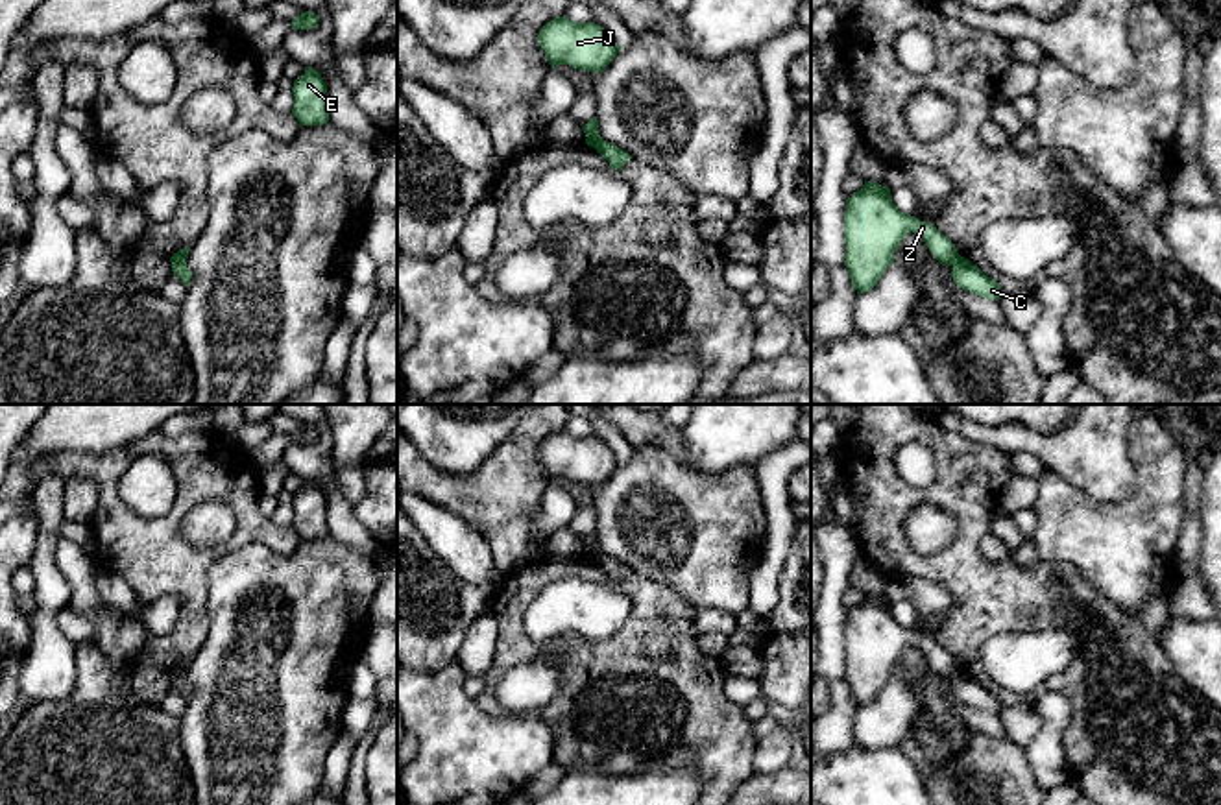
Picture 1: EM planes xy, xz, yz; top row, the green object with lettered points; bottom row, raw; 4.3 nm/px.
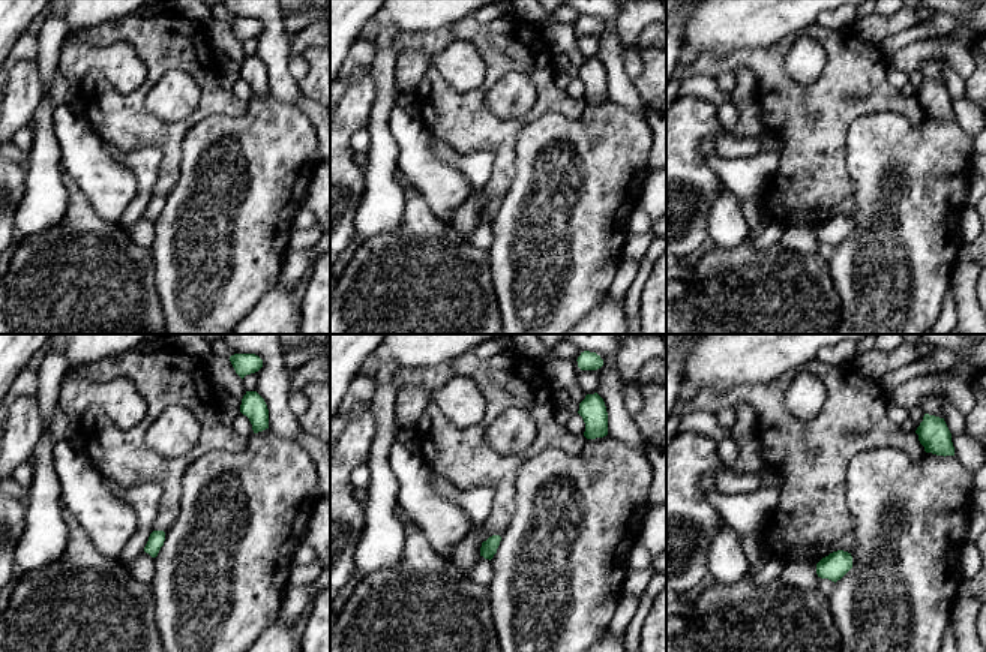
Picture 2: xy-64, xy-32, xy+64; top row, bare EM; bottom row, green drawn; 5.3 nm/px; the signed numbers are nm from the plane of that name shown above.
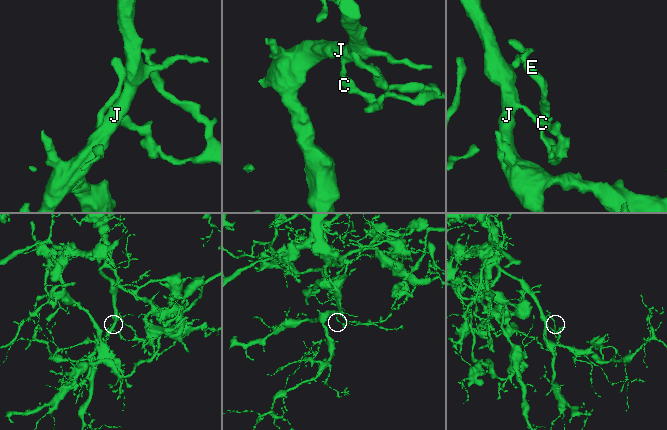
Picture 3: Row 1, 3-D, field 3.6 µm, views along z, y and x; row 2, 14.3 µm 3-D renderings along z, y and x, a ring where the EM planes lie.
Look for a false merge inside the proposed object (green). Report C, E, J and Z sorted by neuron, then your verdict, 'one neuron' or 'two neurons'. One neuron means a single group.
groups C E / J Z; two neurons

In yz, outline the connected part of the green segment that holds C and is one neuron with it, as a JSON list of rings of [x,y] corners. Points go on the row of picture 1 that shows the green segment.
[[[961,257],[953,264],[951,277],[959,288],[970,294],[996,301],[999,301],[1005,295],[1001,286],[992,277],[985,275],[975,264],[972,264],[964,257]]]

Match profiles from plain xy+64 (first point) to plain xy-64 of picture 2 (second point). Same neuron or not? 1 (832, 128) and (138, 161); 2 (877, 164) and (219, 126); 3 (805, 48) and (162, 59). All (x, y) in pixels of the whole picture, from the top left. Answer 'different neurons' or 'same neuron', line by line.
1: different neurons
2: same neuron
3: different neurons

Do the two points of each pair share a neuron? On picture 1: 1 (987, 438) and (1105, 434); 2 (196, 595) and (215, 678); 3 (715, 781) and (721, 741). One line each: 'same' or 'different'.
1: same
2: different
3: same

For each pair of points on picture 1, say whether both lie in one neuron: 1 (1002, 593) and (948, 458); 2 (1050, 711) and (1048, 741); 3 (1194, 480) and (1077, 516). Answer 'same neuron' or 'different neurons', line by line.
1: same neuron
2: same neuron
3: different neurons

